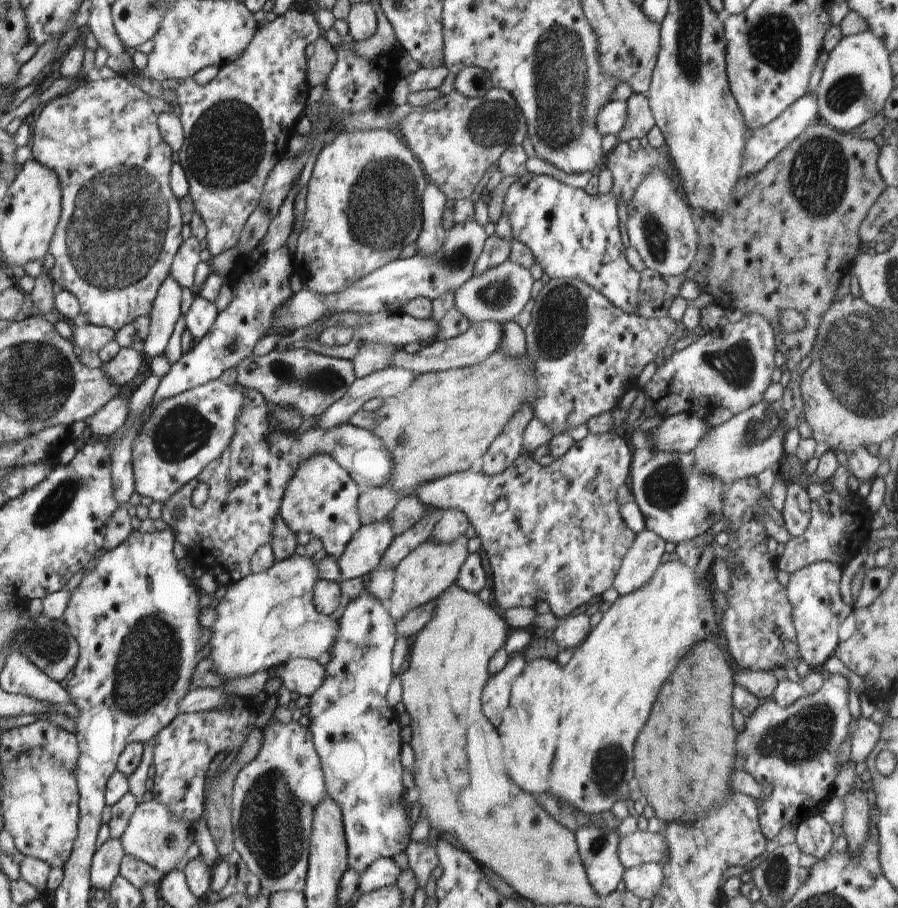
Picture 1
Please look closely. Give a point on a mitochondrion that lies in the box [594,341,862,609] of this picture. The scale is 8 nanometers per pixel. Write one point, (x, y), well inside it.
(666, 486)

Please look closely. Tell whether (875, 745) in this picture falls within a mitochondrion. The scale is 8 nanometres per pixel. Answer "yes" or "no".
no

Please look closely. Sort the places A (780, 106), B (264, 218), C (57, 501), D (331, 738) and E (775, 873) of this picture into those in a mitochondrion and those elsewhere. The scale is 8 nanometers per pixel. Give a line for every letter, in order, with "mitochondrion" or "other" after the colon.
A: other
B: other
C: mitochondrion
D: other
E: mitochondrion

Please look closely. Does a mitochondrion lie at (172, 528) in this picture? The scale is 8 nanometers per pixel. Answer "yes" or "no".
no

